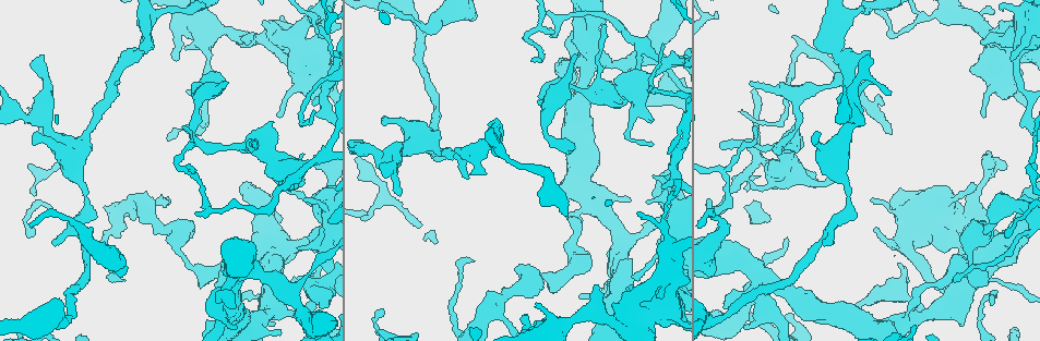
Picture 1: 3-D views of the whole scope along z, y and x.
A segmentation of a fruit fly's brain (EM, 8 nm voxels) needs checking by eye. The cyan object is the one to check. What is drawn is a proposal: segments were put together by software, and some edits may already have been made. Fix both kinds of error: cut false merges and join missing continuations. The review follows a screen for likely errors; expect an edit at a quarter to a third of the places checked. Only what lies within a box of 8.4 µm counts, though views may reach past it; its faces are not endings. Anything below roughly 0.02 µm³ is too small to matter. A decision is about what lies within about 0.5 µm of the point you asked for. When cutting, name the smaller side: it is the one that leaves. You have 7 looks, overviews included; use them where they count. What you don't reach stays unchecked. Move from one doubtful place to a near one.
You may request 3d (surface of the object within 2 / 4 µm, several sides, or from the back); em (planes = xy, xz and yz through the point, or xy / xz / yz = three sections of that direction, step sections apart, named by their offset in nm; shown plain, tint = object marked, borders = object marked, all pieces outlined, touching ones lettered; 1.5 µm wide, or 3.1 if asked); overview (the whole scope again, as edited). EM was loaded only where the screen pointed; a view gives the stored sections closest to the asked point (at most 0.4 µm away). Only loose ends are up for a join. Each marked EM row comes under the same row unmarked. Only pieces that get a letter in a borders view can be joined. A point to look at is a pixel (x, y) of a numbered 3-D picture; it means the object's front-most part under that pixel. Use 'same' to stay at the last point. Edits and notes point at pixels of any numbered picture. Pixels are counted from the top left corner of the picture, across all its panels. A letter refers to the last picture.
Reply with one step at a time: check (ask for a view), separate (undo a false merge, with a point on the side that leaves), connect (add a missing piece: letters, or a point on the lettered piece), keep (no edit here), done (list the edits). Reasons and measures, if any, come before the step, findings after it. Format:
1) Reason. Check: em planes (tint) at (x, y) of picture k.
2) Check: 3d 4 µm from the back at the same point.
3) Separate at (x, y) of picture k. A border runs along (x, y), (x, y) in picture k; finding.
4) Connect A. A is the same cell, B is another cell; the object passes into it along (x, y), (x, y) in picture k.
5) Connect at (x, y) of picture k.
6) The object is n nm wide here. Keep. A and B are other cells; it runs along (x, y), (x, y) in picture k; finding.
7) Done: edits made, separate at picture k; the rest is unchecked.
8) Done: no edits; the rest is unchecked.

Sharp bend. Check: 3d 2 µm from the back at (781, 150) of picture 1.

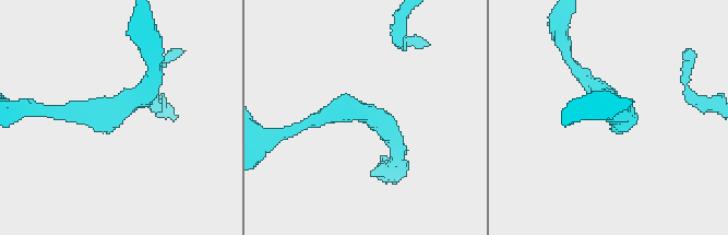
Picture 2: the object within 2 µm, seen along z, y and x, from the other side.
Check: em planes (borders) at (362, 116) of picture 2.

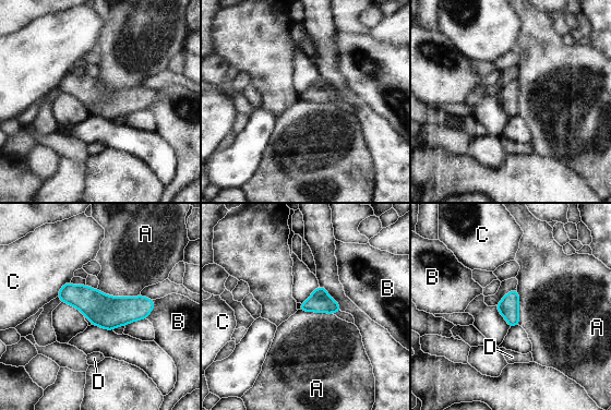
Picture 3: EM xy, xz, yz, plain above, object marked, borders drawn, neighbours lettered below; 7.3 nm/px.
The object is 150 nm wide here. Keep. A, B, C and D are other cells; it runs along (61, 293), (95, 305), (152, 304) in picture 3; continuous, no second cell.

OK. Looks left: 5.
Check: em planes (borders) at (726, 316) of picture 1.

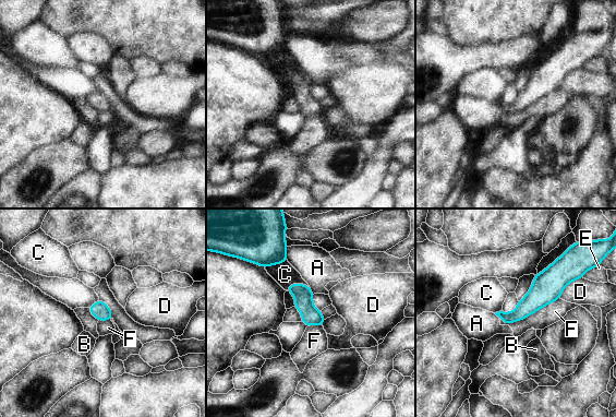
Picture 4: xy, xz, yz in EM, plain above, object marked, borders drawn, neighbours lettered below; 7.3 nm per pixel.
Keep. A, B, C, D, E and F are other cells; it runs along (562, 263), (518, 314), (500, 314) in picture 4; one cell here.

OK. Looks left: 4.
Branch stops here. Check: 3d 4 µm at (751, 81) of picture 1.

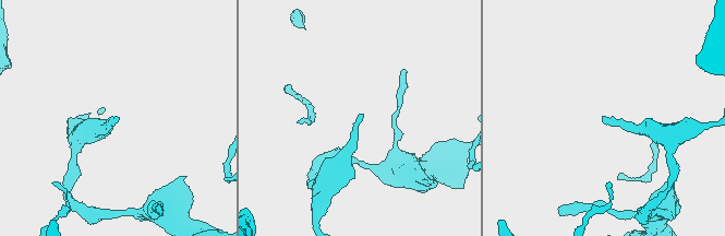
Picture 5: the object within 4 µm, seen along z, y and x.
Check: em planes (tint) at (603, 118) of picture 5.

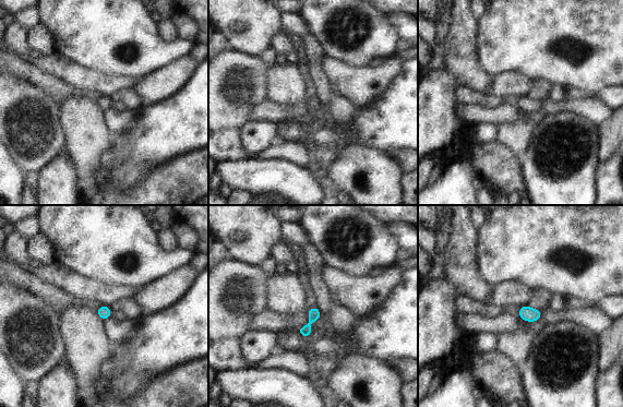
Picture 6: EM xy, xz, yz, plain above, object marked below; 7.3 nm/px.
Check: em planes (borders) at the same point.

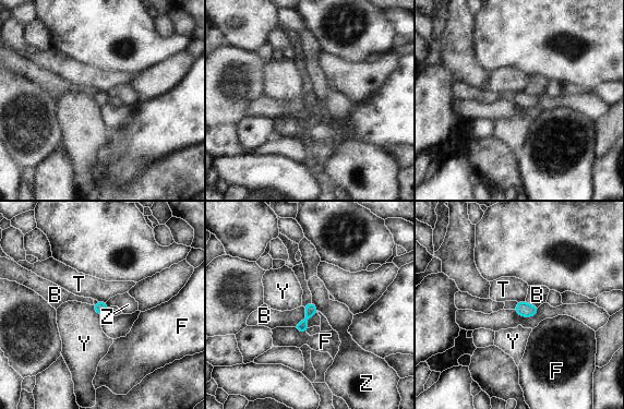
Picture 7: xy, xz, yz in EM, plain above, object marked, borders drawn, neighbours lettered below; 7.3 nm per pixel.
The longest contact is with B, 200 nm. Keep. B, F, T, Y and Z are other cells; a border runs along (312, 301), (319, 311) in picture 7; no lettered piece goes on from it.

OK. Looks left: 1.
Done: no edits; the rest is unchecked.

